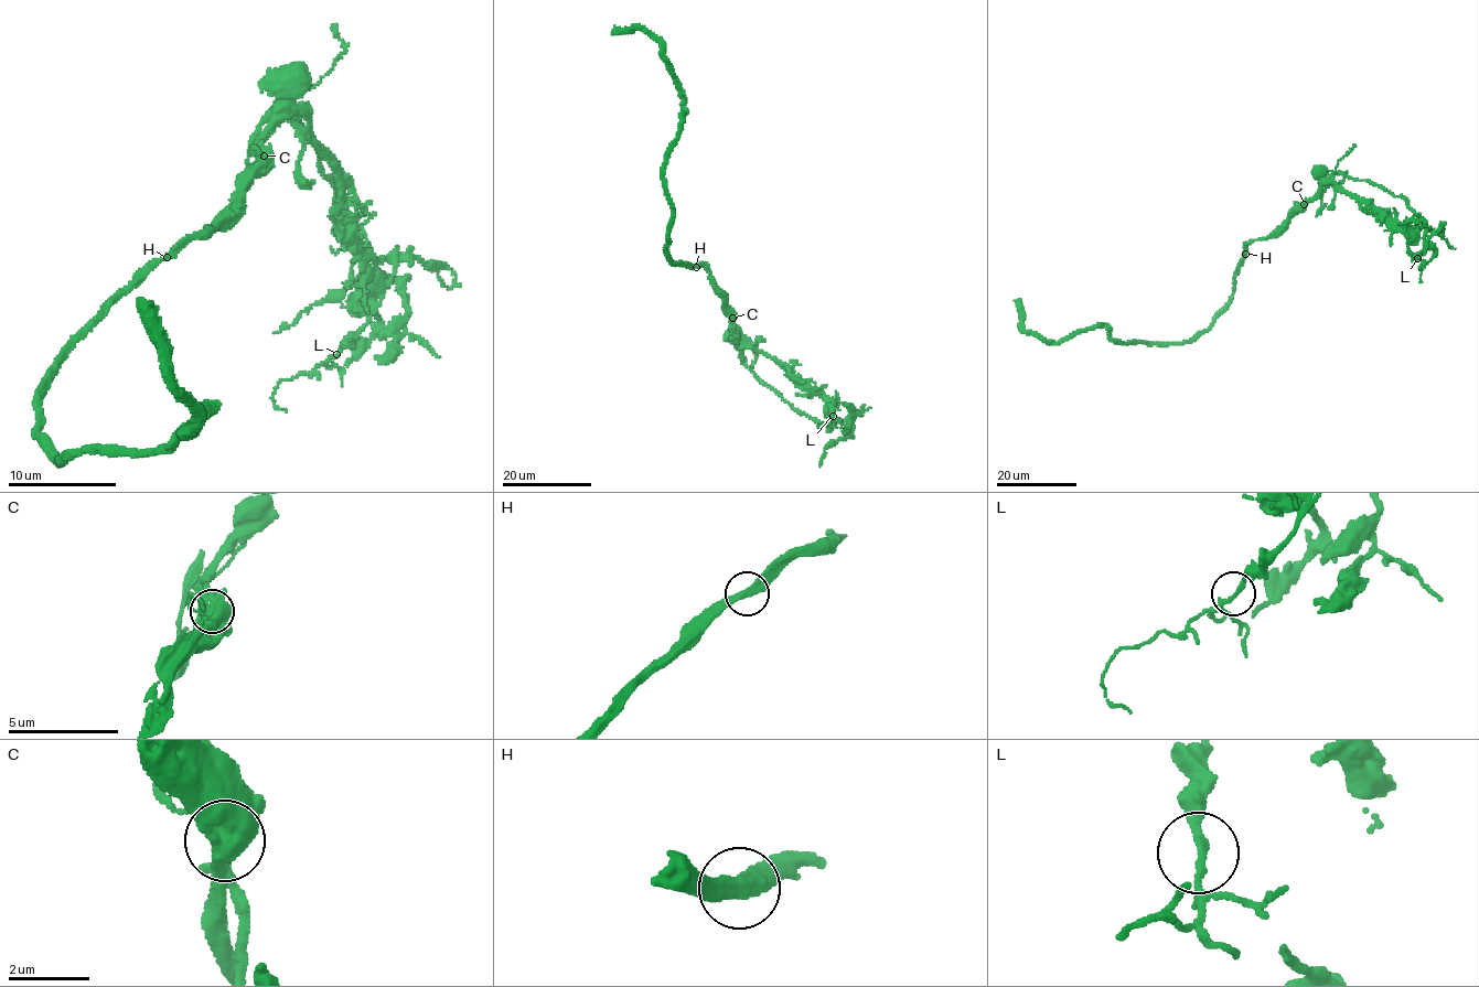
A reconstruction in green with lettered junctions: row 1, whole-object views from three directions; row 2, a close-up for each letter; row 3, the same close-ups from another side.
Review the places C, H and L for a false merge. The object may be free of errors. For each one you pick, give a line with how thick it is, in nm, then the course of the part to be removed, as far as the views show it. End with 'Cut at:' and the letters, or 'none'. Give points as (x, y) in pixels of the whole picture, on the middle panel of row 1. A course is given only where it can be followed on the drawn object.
C: 550 nm thick; foreign part runs (732, 318), (733, 342), (761, 381), (828, 430), (853, 419), (849, 436), (826, 447), (821, 465)
Cut at: C

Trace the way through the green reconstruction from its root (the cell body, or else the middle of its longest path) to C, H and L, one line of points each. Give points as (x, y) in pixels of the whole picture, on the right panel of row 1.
C: (1319, 173), (1316, 175), (1320, 180), (1318, 193), (1304, 204)
H: (1319, 173), (1316, 175), (1320, 180), (1317, 195), (1266, 237), (1247, 243), (1245, 253)
L: (1319, 173), (1316, 175), (1365, 199), (1400, 228), (1408, 237), (1408, 247), (1417, 259)

